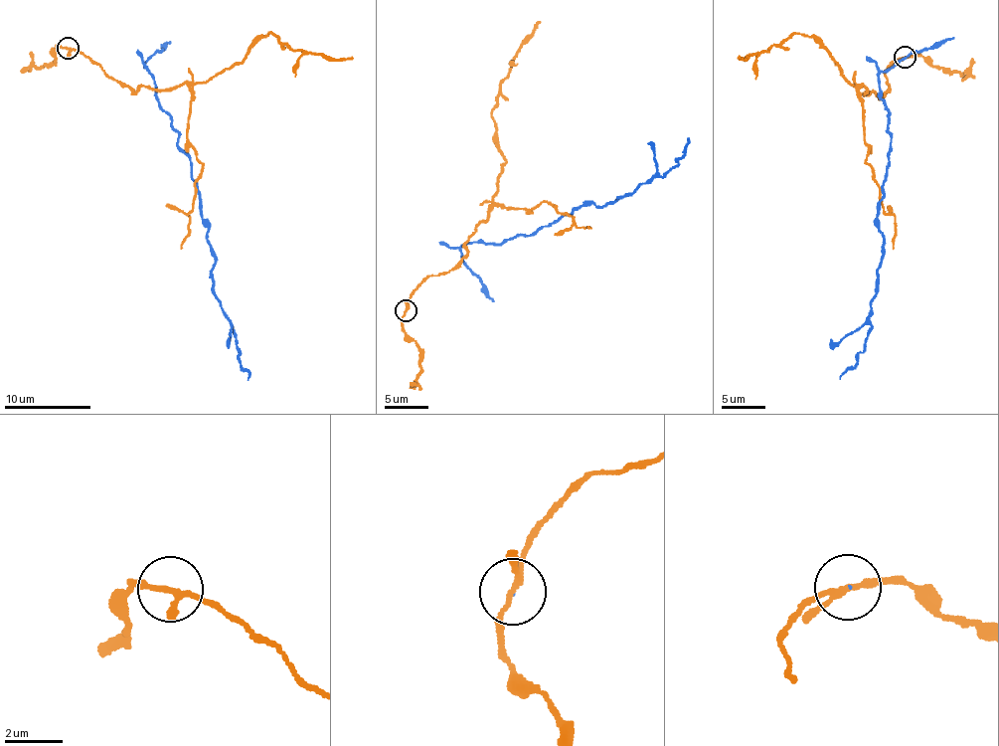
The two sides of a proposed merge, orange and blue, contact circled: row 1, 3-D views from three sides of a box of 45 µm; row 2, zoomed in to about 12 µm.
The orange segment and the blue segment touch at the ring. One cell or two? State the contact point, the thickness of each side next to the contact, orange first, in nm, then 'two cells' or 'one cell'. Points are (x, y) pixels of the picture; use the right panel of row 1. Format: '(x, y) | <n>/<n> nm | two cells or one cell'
(905, 57) | 160/30 nm | two cells

